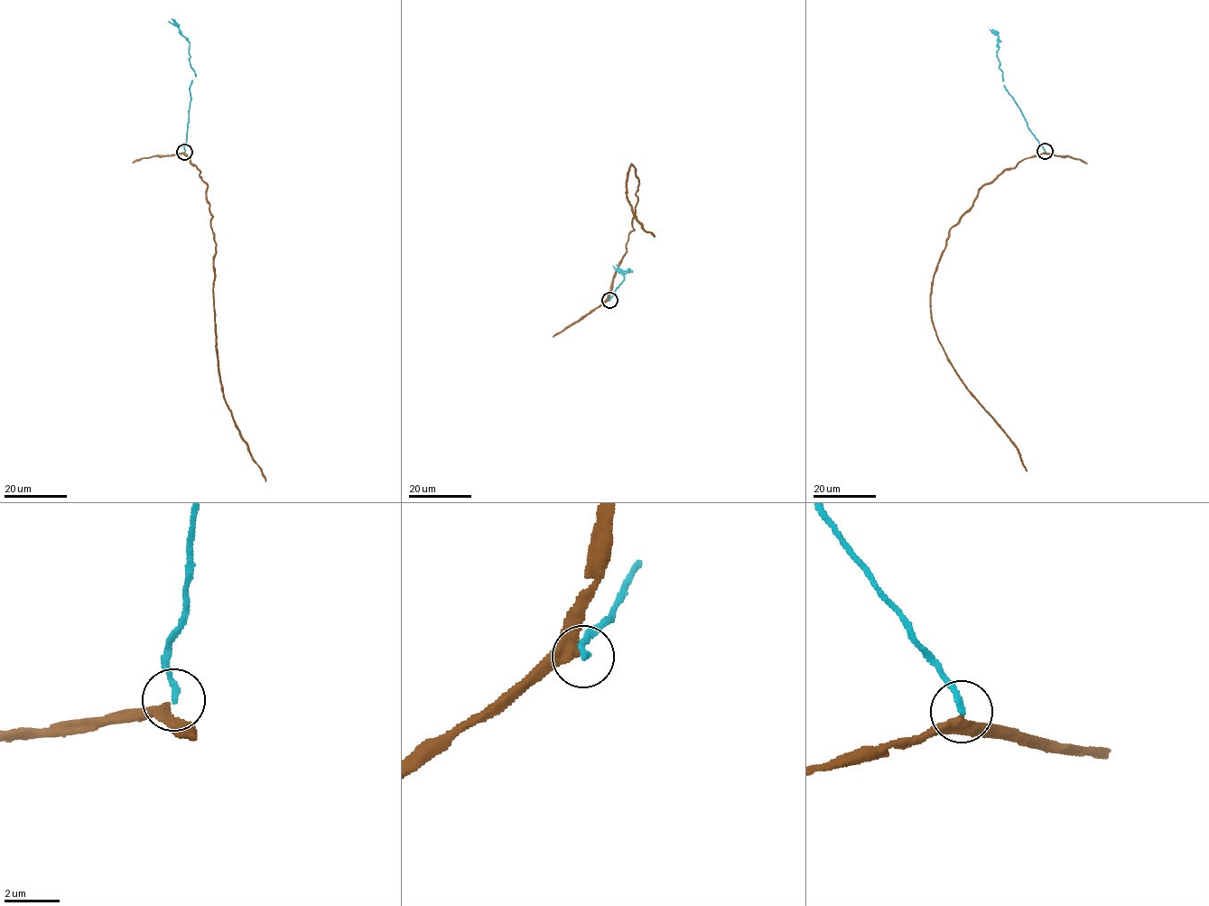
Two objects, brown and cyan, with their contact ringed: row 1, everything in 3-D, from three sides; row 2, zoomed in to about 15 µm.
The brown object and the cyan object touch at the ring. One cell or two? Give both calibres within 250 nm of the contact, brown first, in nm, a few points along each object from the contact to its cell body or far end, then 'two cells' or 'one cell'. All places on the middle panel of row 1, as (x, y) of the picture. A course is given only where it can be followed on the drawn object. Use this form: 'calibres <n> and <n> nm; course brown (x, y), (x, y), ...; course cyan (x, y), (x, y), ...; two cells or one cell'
calibres 320 and 220 nm; course brown (609, 300), (634, 228), (639, 183), (631, 163), (627, 199), (641, 226), (654, 237); course cyan (609, 300), (624, 280), (625, 274), (632, 271), (627, 268), (629, 272), (621, 273), (612, 266); one cell

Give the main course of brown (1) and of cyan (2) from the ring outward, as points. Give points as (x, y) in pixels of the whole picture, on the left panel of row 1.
1: (184, 152), (207, 184), (206, 200), (216, 245), (213, 303), (219, 380), (239, 433), (265, 481)
2: (185, 152), (191, 98), (190, 87), (195, 73), (189, 60), (189, 41), (168, 21)

